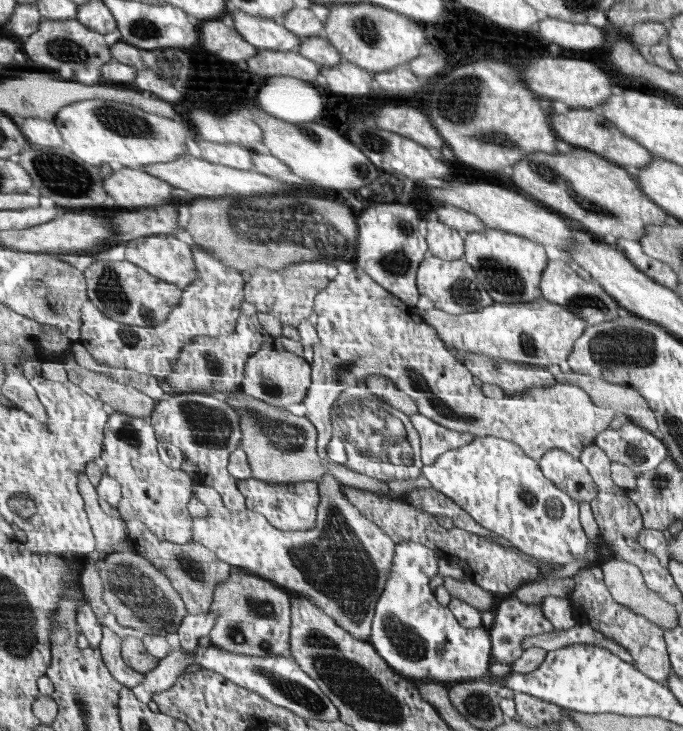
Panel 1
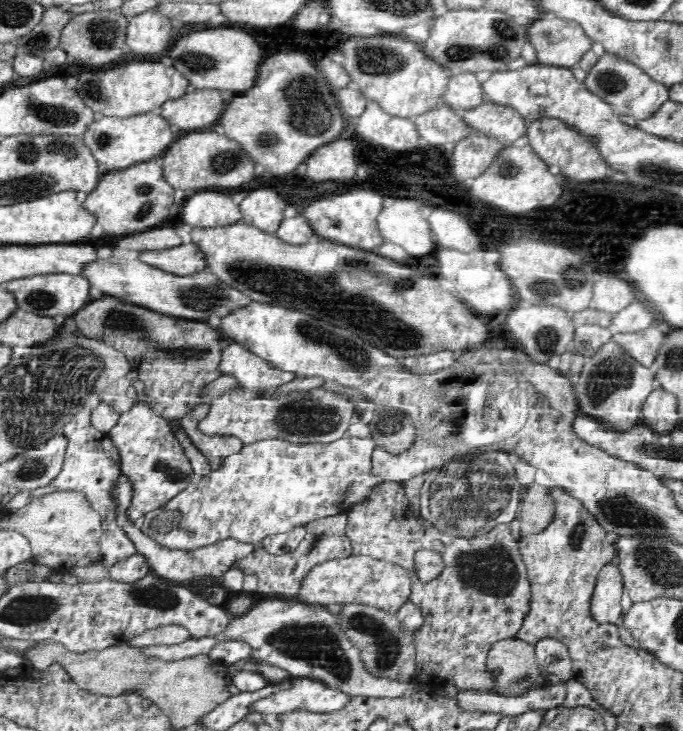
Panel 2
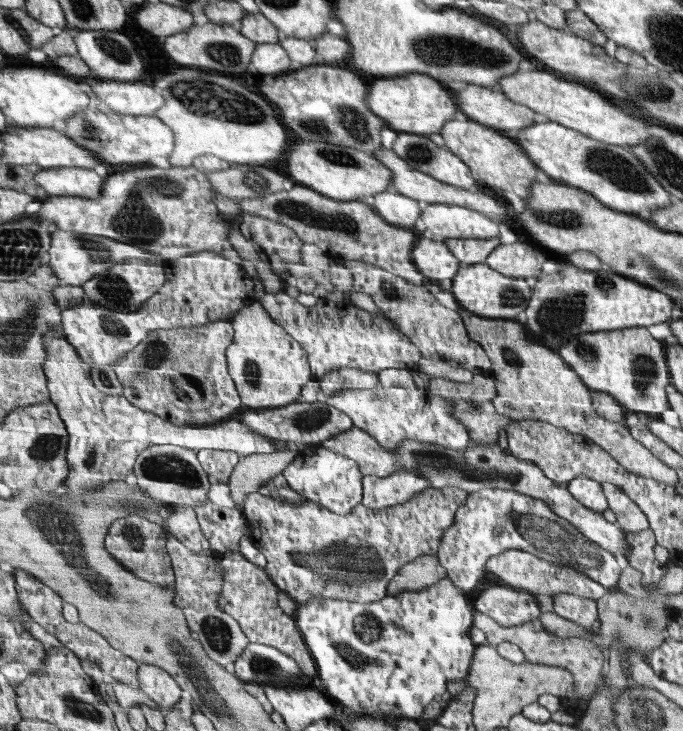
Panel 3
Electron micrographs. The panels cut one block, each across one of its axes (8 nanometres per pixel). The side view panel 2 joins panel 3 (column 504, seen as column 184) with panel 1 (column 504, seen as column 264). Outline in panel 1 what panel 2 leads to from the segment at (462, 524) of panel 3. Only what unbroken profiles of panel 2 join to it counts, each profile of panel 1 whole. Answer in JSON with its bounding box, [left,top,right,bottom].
[423,437,587,565]

